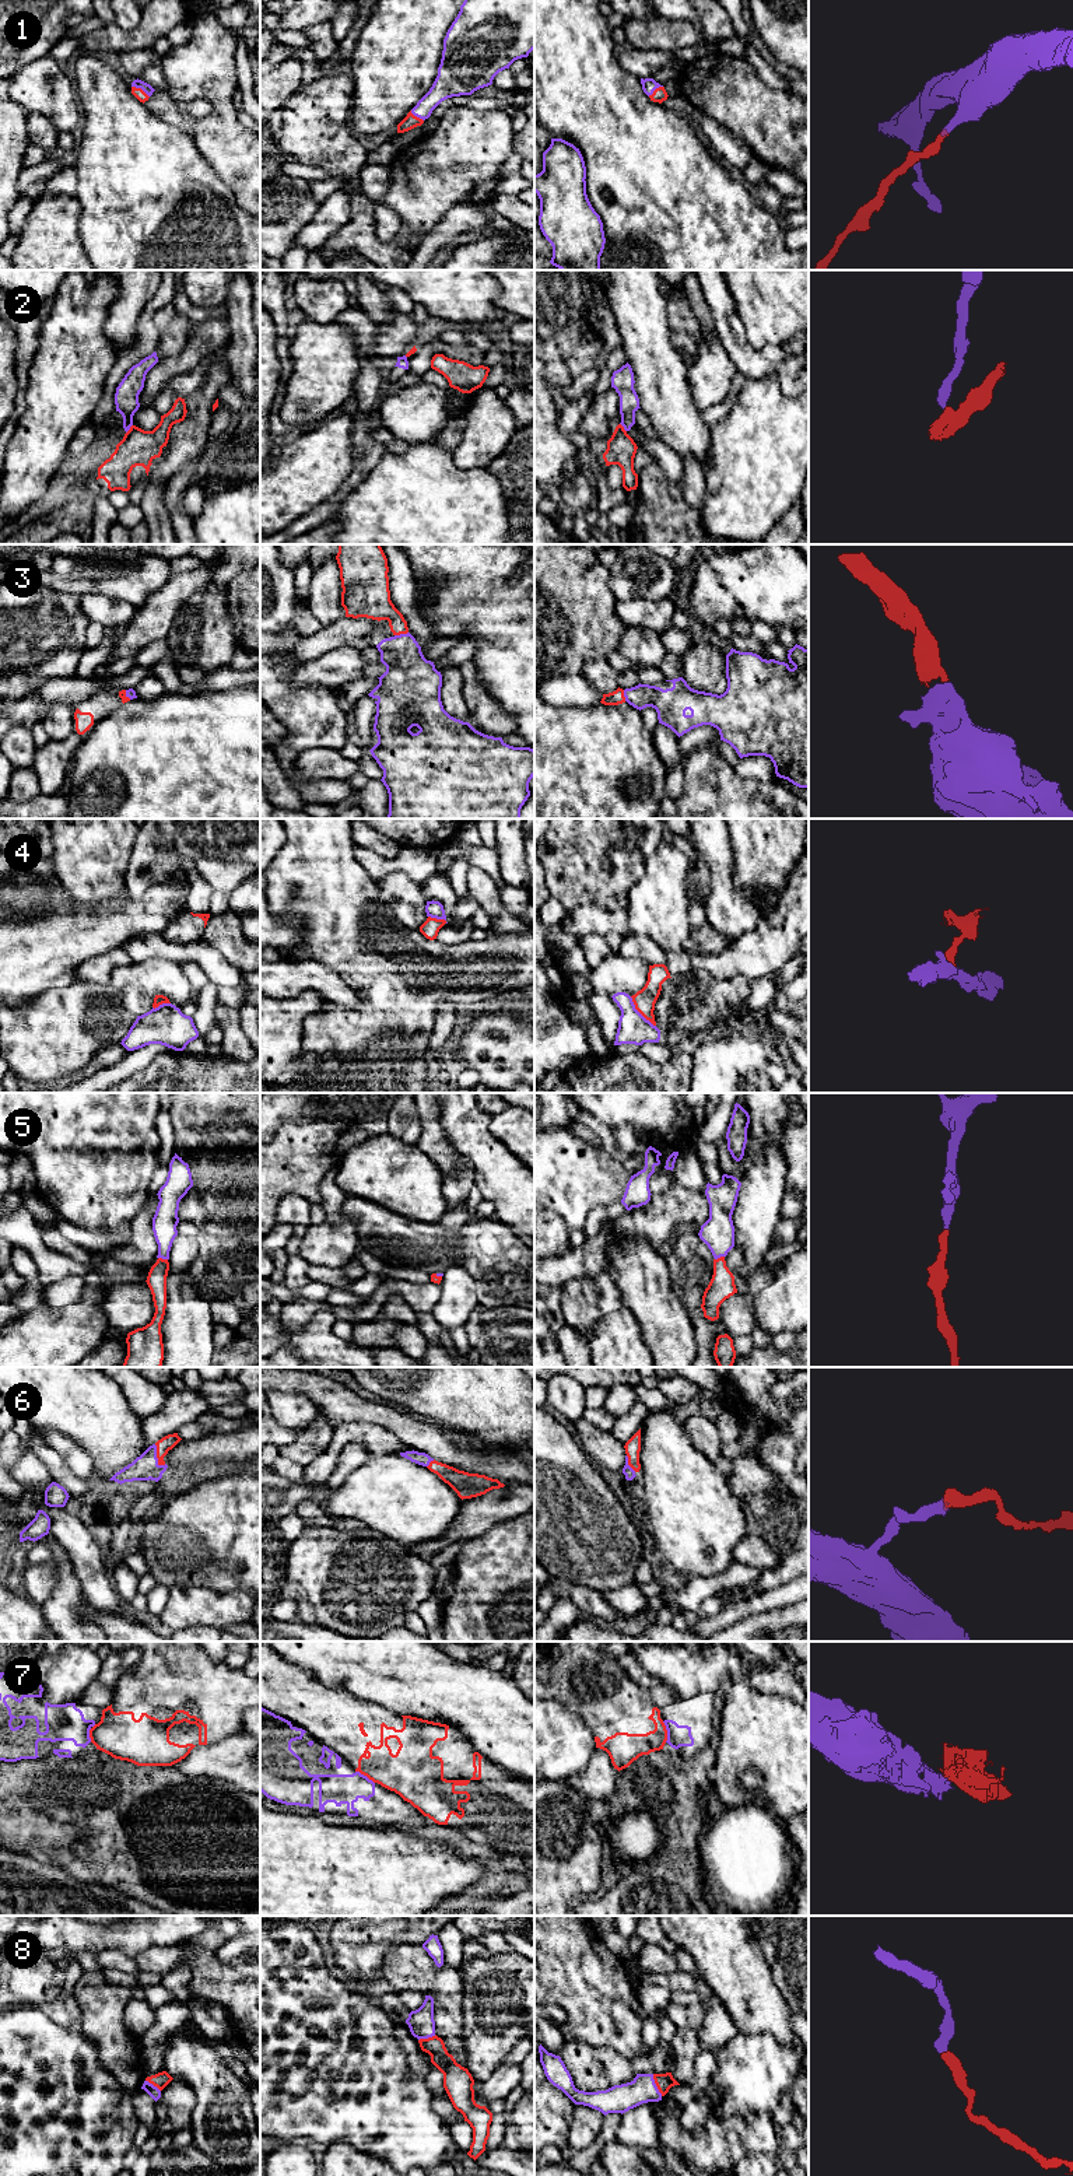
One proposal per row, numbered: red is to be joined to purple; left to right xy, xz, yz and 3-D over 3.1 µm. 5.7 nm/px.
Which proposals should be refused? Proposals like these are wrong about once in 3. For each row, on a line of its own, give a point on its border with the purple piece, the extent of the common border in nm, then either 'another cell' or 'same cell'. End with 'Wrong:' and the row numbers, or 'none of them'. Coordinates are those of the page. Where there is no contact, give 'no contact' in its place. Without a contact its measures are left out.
1: contact xy (140, 87); length 120 nm; same cell
2: contact xy (129, 428); length 70 nm; another cell
3: contact xz (400, 634); length 80 nm; same cell
4: contact yz (638, 1012); length 220 nm; another cell
5: contact xy (162, 1258); length 60 nm; same cell
6: contact xy (155, 1457); length 140 nm; same cell
7: contact yz (668, 1731); length 120 nm; another cell
8: contact yz (655, 2085); length 140 nm; same cell
Wrong: 2, 4, 7

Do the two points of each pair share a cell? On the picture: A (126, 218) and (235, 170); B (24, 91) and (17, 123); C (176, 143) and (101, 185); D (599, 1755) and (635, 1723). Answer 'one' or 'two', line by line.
A: two
B: two
C: one
D: two

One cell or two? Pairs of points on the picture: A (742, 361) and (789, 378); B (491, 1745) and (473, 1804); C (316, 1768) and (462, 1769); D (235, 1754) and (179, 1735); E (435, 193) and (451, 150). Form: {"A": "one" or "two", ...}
{"A": "one", "B": "two", "C": "two", "D": "two", "E": "one"}

